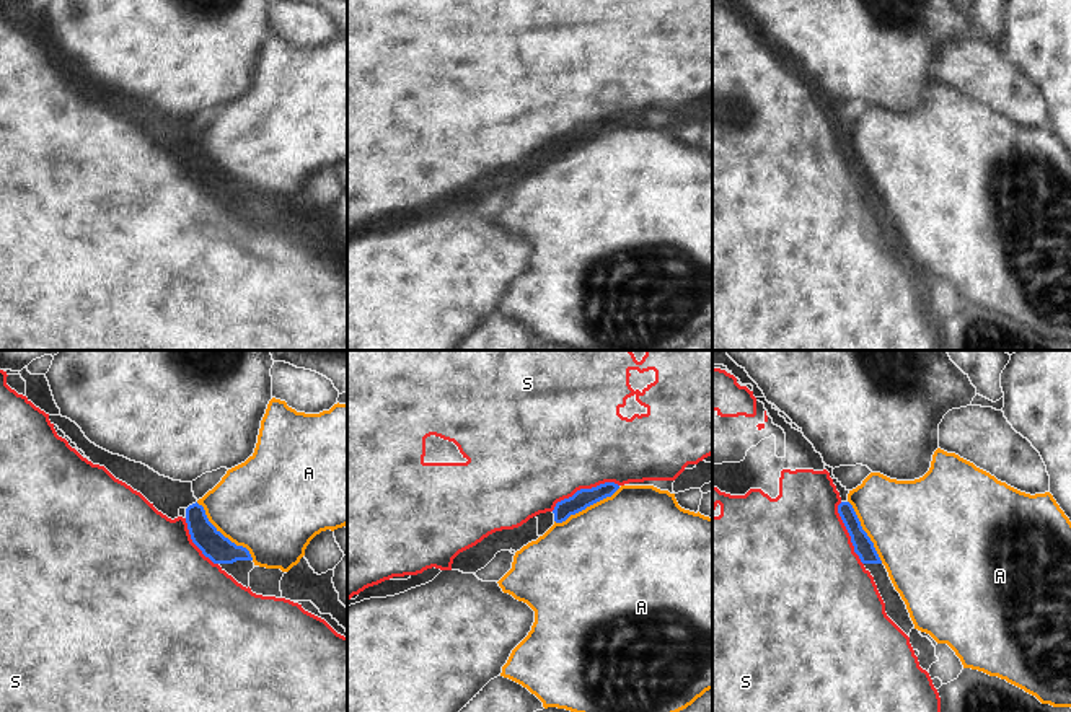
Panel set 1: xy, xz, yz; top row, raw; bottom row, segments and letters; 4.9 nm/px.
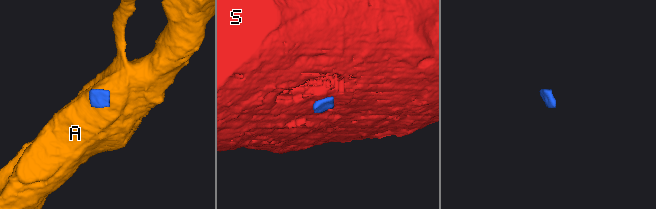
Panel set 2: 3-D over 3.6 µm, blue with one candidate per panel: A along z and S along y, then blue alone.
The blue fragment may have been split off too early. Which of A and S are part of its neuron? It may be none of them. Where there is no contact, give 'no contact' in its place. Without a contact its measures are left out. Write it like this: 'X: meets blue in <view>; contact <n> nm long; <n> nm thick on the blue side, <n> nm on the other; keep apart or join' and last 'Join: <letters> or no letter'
A: meets blue in xy; contact 400 nm long; 140 nm thick on the blue side, 460 nm on the other; keep apart
S: meets blue in xz; contact 360 nm long; 90 nm thick on the blue side, 480 nm on the other; join
Join: S

